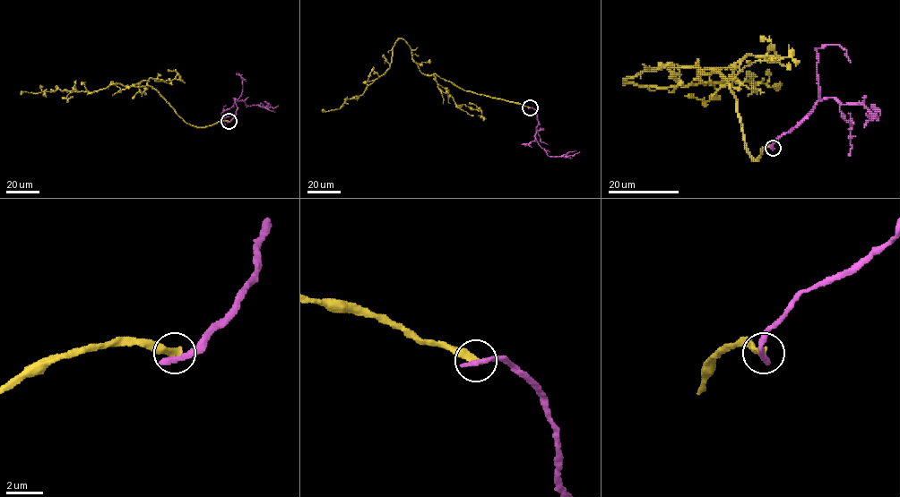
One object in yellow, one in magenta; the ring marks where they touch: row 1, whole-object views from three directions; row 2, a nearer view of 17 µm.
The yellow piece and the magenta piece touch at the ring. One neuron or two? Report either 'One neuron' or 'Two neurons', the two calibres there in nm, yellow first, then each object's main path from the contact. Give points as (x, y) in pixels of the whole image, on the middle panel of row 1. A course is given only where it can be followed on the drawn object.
Two neurons. Thickness 380 nm (yellow) against 360 nm. Course of yellow: (530, 107), (423, 73), (411, 49), (399, 38), (389, 67), (362, 94), (347, 98), (339, 108), (321, 110). Course of magenta: (530, 107), (537, 115), (536, 141), (547, 154), (559, 157), (580, 152)

